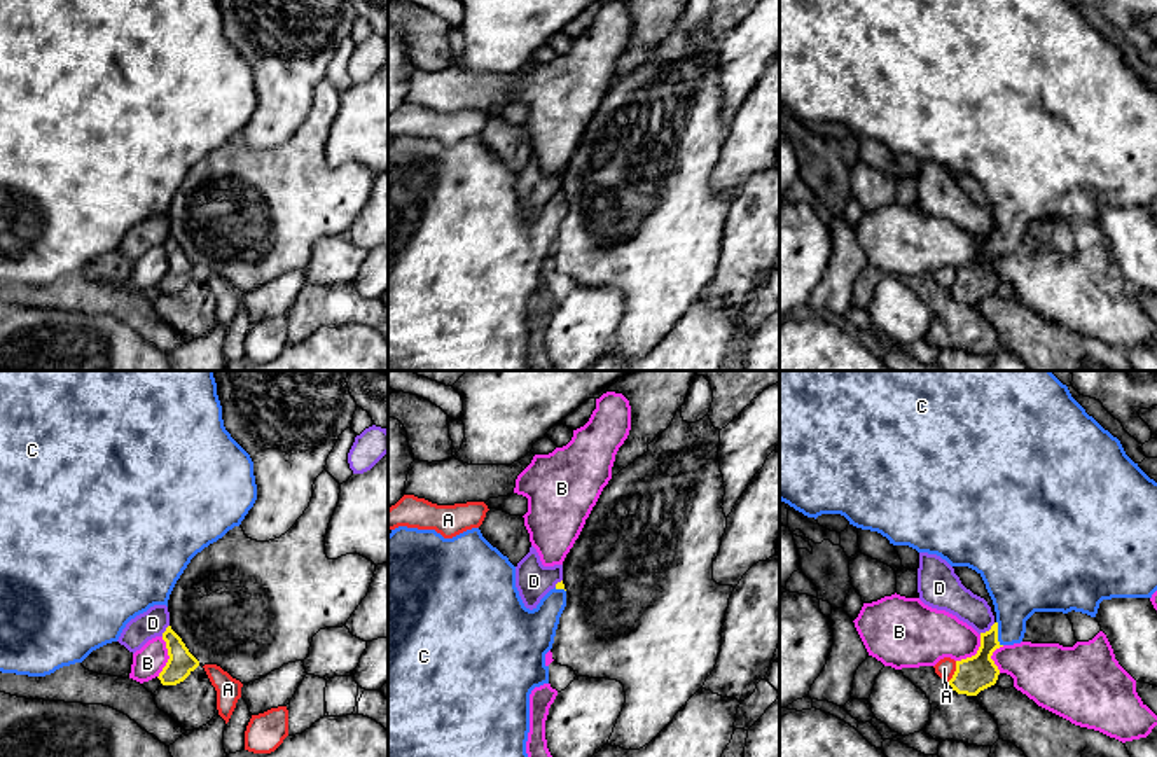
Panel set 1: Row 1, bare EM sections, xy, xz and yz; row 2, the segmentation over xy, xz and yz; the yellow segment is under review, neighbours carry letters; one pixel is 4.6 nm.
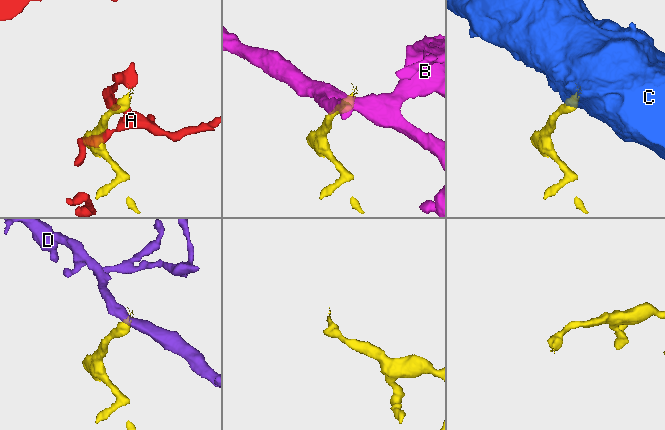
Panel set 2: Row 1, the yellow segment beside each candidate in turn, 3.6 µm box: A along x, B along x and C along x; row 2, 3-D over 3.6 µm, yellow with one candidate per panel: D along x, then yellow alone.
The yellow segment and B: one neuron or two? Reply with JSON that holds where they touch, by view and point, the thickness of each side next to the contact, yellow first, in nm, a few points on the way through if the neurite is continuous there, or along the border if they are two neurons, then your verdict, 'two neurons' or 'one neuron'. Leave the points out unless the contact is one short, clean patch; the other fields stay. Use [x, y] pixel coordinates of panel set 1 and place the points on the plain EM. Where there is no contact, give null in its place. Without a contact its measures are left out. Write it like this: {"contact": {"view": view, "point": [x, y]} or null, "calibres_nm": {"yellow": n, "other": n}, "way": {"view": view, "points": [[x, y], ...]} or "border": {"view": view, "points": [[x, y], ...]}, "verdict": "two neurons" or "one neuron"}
{"contact": {"view": "xy", "point": [170, 266]}, "calibres_nm": {"yellow": 120, "other": 140}, "border": {"view": "xy", "points": [[163, 245], [168, 270], [158, 285]]}, "verdict": "two neurons"}

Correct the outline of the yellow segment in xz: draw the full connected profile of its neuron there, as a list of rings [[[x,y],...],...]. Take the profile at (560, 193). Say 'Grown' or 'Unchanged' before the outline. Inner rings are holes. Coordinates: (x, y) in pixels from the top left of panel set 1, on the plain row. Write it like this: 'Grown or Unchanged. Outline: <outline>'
Grown. Outline: [[[398,135],[388,143],[388,371],[530,371],[530,302],[549,292],[545,262],[552,257],[559,226],[566,215],[563,189],[530,219],[516,196],[516,175],[493,156],[479,136],[444,147],[435,138]]]

